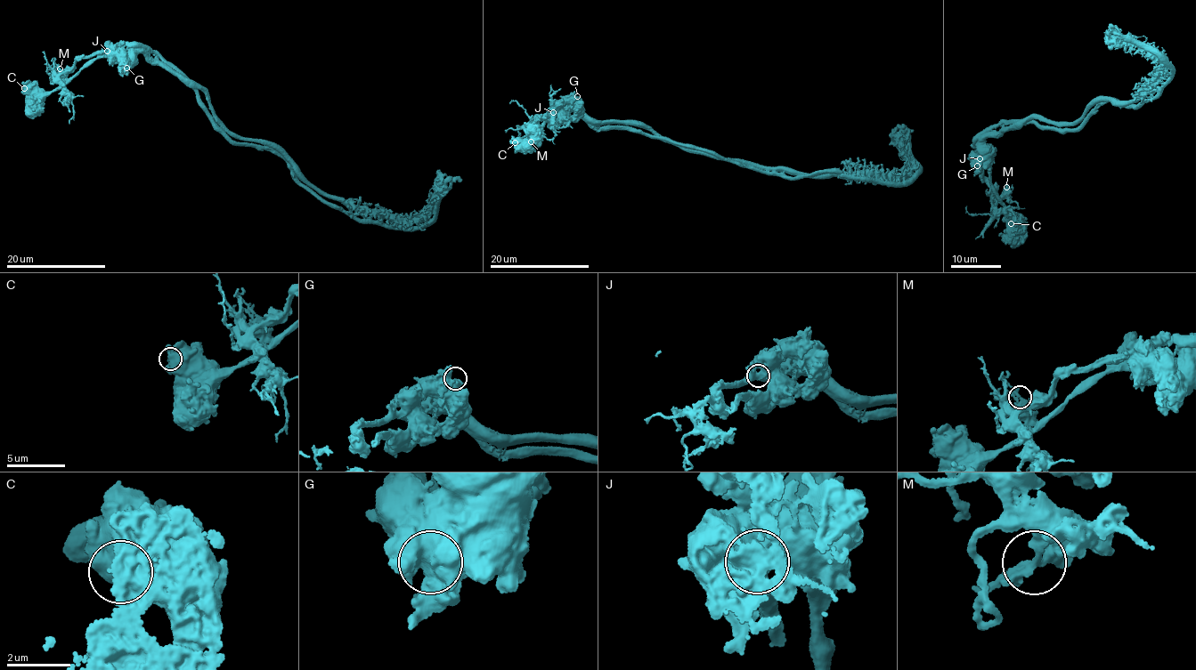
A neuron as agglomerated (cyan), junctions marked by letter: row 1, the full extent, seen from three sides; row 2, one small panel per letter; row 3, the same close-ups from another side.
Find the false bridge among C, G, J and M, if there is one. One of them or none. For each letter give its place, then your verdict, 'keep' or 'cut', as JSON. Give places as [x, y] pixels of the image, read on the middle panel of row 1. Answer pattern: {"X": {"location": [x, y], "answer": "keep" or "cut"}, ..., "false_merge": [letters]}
{"C": {"location": [515, 142], "answer": "keep"}, "G": {"location": [577, 96], "answer": "keep"}, "J": {"location": [553, 112], "answer": "cut"}, "M": {"location": [531, 141], "answer": "keep"}, "false_merge": ["J"]}

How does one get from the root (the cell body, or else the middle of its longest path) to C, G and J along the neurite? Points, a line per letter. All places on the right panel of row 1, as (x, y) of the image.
C: (1075, 121), (1061, 127), (1028, 119), (1015, 128), (987, 137), (980, 145), (987, 157), (992, 186), (1011, 223)
G: (1075, 121), (1069, 126), (1061, 127), (1035, 118), (1024, 120), (1015, 128), (984, 140), (977, 165)
J: (1075, 121), (1069, 126), (1061, 127), (1035, 118), (1024, 120), (1015, 128), (987, 137), (979, 146), (979, 158)

